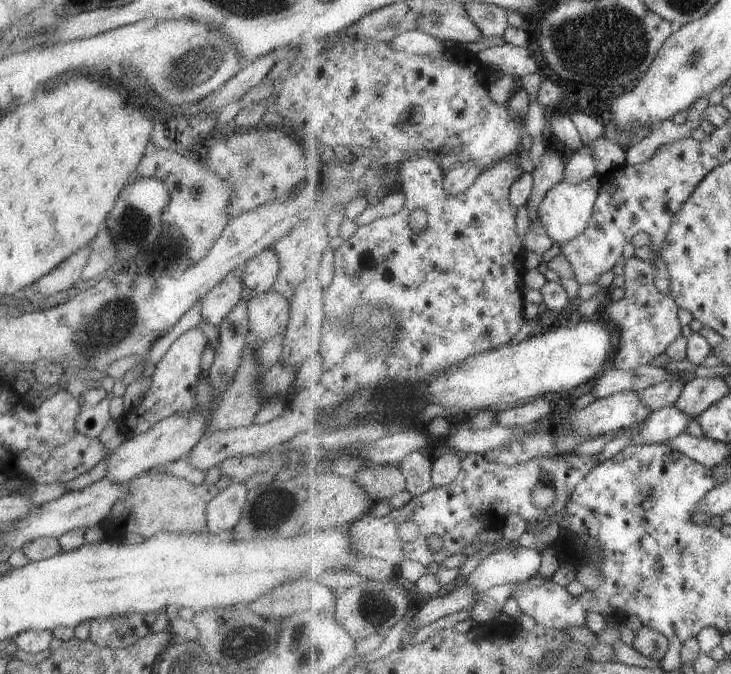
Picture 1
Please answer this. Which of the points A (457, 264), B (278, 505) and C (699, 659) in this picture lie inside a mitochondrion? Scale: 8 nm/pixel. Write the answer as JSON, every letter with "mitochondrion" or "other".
{"A":"other","B":"mitochondrion","C":"other"}

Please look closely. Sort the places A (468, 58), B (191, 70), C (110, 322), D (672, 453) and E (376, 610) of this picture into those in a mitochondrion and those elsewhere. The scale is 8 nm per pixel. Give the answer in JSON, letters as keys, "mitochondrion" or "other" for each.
{"A":"other","B":"mitochondrion","C":"mitochondrion","D":"other","E":"mitochondrion"}

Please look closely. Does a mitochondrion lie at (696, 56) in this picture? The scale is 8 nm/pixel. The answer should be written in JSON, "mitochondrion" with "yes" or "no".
{"mitochondrion":"yes"}

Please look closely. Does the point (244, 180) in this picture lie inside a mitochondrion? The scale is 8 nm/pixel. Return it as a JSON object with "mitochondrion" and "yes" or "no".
{"mitochondrion":"yes"}

